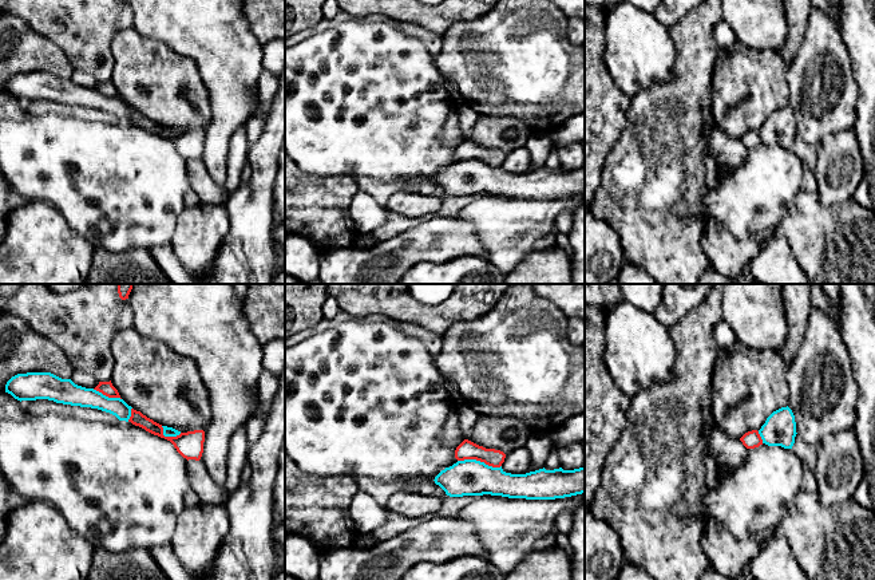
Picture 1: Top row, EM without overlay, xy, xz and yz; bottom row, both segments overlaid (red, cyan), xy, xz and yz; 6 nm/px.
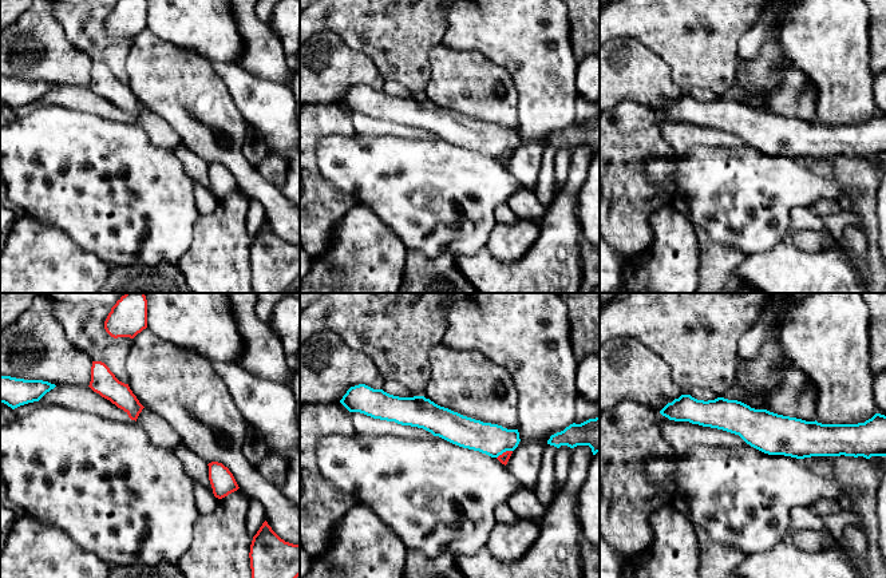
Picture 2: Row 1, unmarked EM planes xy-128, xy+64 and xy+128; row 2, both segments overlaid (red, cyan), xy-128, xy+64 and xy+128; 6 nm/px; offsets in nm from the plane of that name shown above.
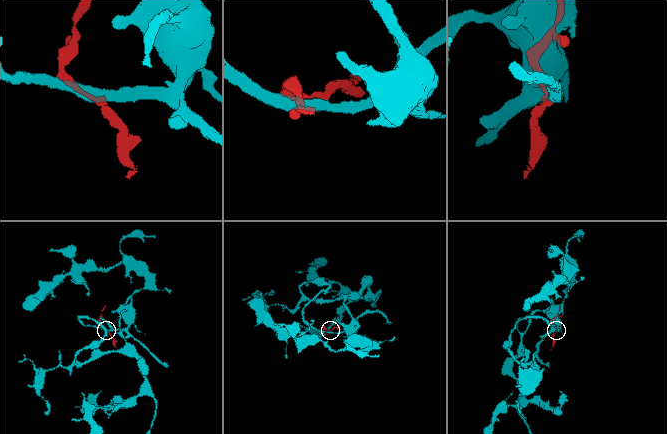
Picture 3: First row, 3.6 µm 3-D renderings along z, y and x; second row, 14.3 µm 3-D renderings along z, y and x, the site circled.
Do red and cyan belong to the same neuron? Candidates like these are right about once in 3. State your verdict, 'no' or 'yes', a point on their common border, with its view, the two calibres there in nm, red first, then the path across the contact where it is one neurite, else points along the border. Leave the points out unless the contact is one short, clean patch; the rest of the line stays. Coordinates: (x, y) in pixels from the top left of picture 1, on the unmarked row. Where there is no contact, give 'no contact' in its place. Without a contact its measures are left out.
no; meets red in xz at (479, 160); 110 nm thick on the red side, 220 nm on the other

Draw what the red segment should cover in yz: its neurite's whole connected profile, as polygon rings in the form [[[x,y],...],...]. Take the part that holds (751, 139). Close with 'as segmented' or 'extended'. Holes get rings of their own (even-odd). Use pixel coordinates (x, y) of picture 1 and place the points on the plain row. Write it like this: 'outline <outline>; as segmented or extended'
outline [[[752,130],[752,131],[748,131],[745,133],[740,141],[743,142],[743,145],[747,147],[747,149],[755,149],[755,147],[759,147],[760,145],[763,145],[763,139],[759,134],[757,130]]]; as segmented

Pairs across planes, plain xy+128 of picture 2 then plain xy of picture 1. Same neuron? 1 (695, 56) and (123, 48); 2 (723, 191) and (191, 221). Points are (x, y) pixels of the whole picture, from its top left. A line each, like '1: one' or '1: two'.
1: two
2: two

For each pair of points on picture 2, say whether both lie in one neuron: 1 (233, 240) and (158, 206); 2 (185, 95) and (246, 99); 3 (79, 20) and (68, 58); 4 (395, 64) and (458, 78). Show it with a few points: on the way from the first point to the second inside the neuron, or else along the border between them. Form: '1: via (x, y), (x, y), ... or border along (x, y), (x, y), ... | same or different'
1: border along (198, 214), (193, 226), (192, 244), (184, 252) | different
2: border along (216, 71), (234, 106), (249, 125) | different
3: border along (55, 19), (64, 36), (93, 60) | different
4: border along (438, 42), (428, 54), (430, 80), (422, 95) | different

